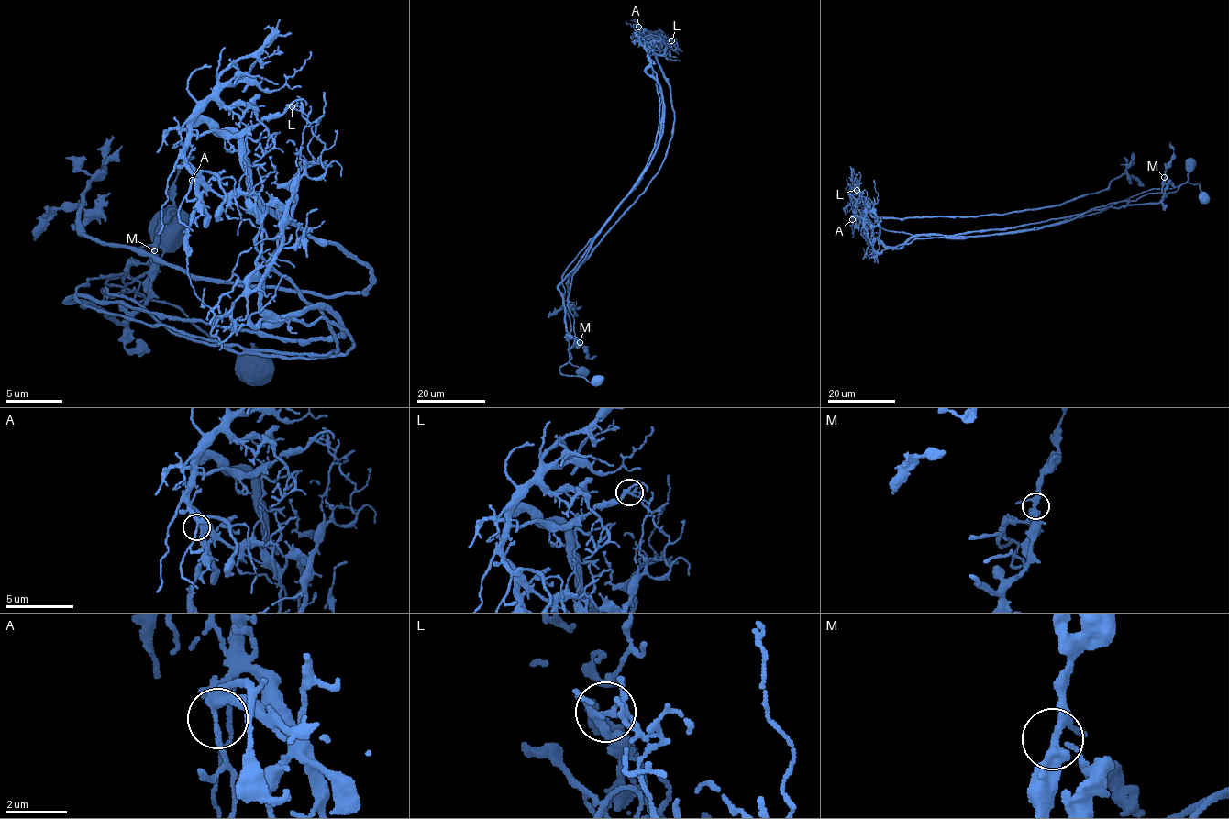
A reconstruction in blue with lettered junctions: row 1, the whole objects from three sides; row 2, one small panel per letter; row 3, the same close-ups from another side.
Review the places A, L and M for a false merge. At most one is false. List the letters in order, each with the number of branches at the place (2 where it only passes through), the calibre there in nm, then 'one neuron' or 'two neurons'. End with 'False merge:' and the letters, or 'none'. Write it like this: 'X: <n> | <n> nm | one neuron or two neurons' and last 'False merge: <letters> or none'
A: 3 | 200 nm | one neuron
L: 3 | 200 nm | two neurons
M: 3 | 320 nm | one neuron
False merge: L

